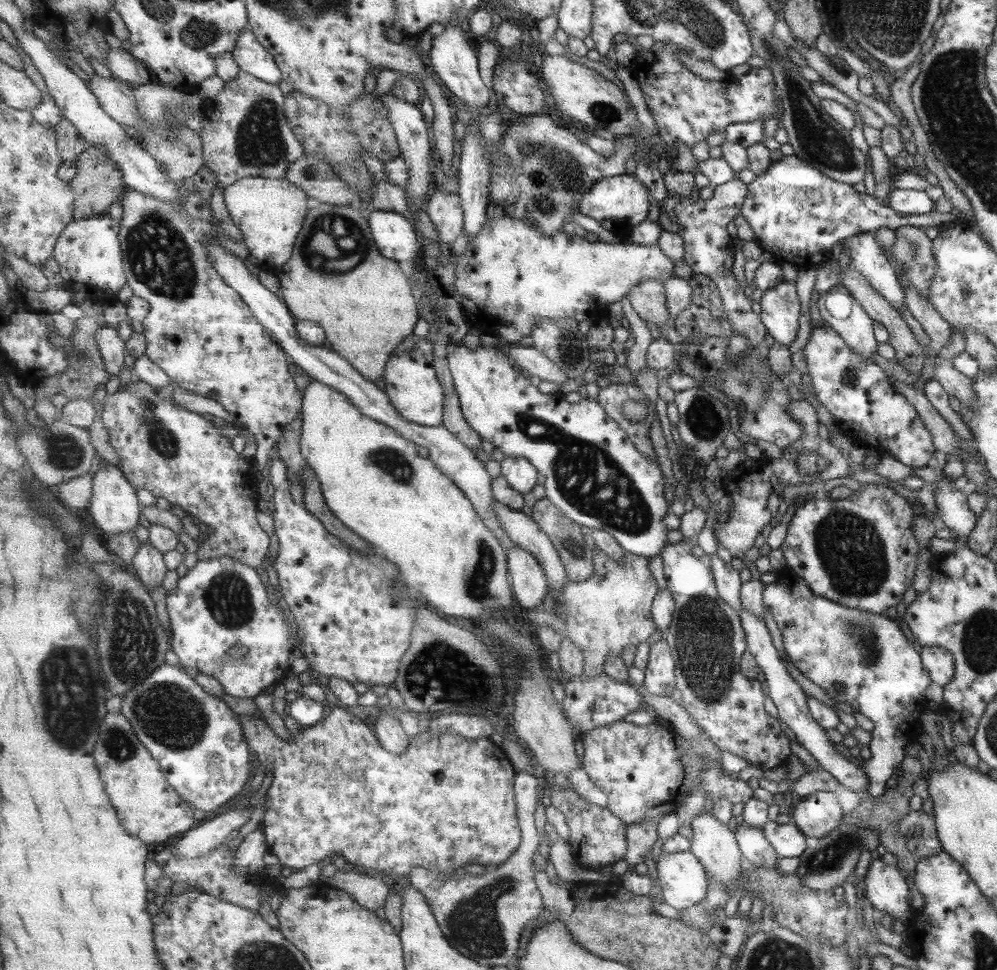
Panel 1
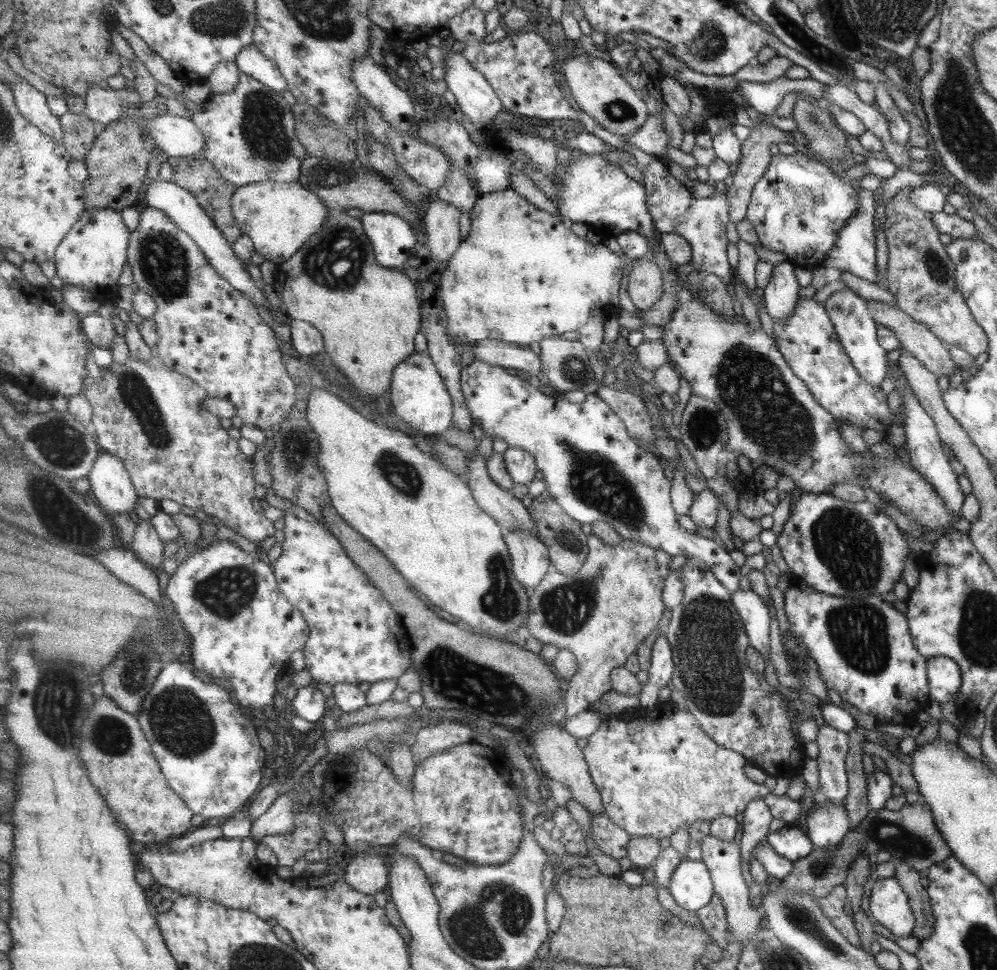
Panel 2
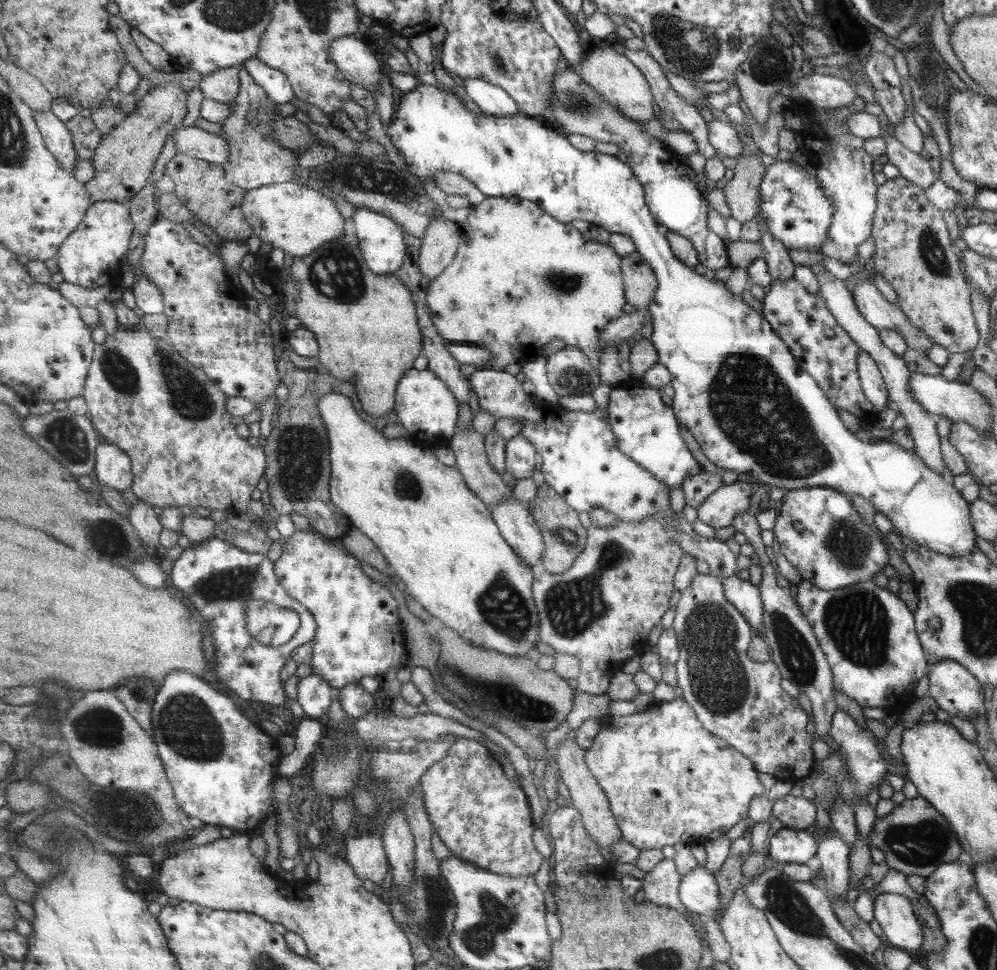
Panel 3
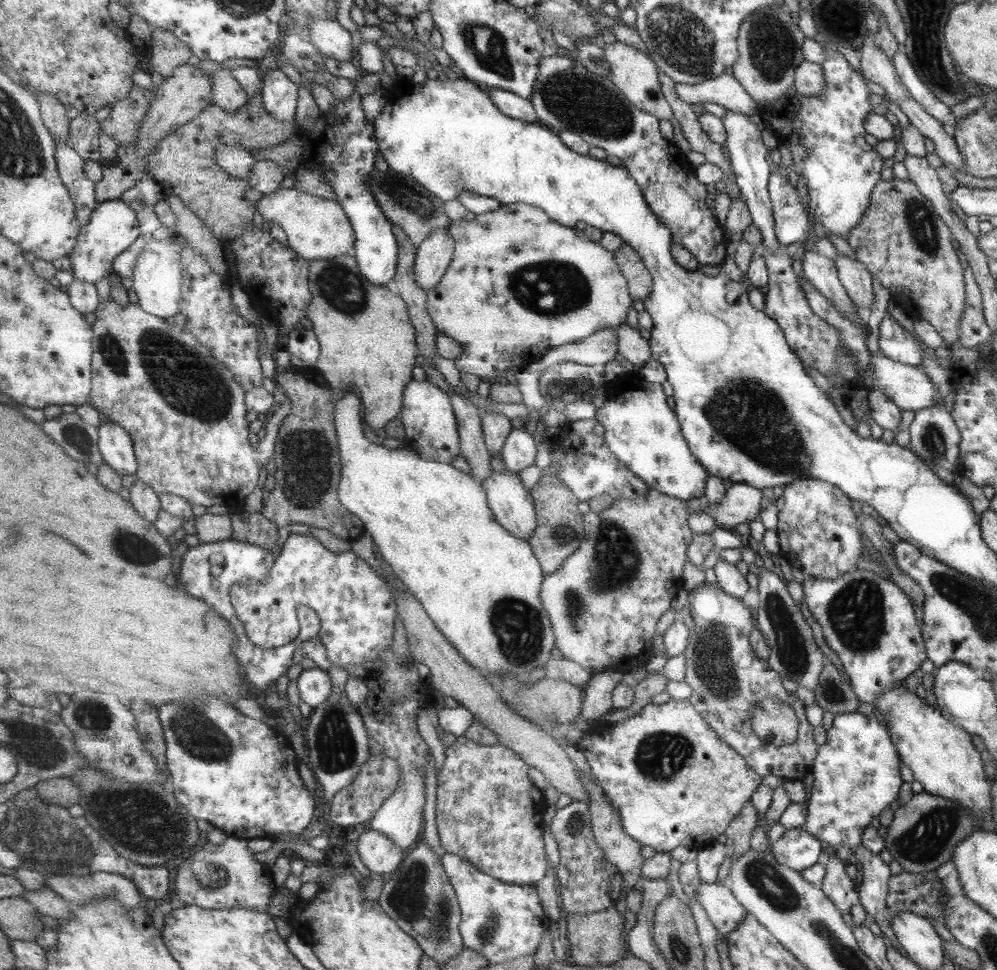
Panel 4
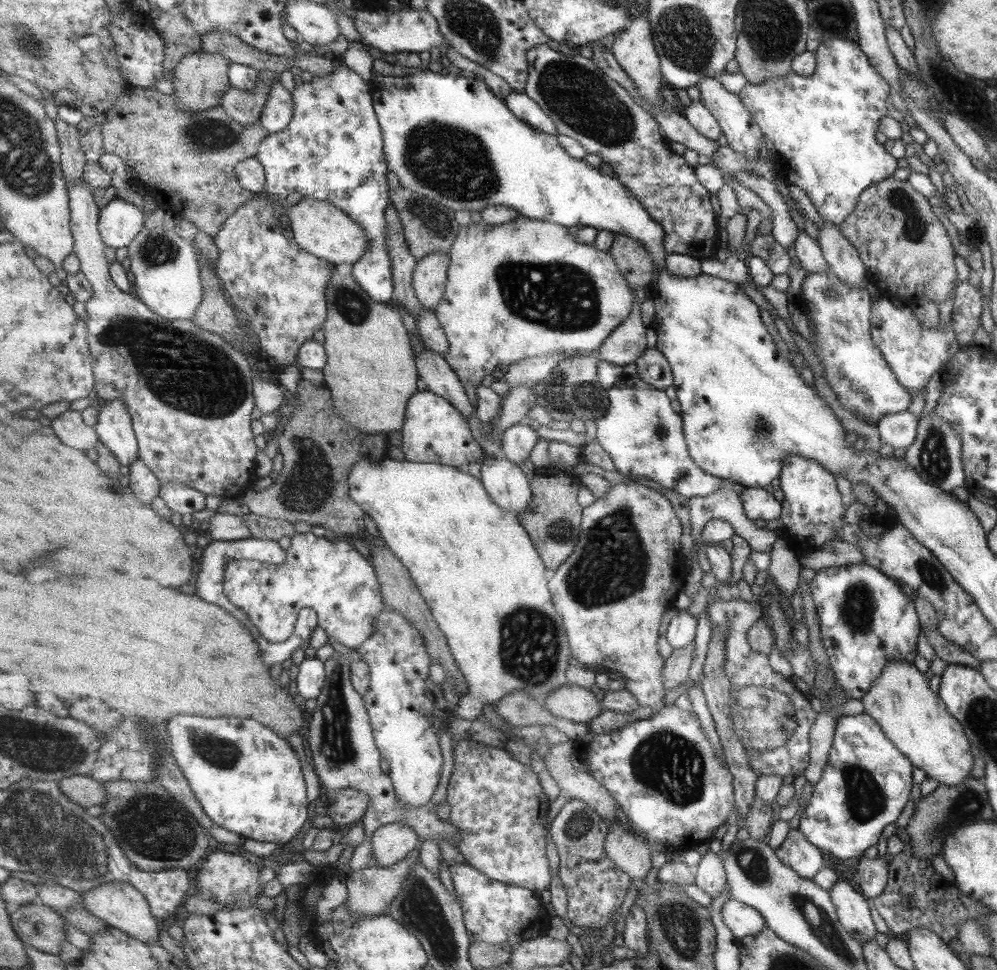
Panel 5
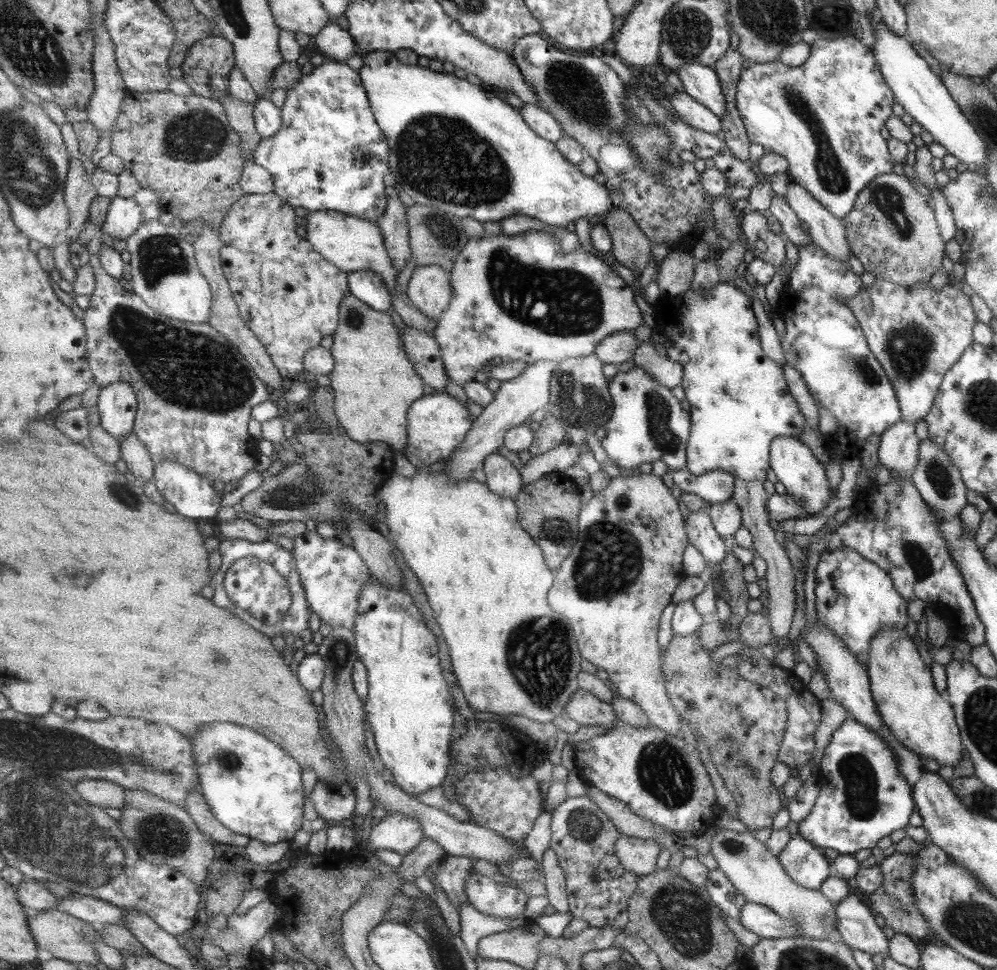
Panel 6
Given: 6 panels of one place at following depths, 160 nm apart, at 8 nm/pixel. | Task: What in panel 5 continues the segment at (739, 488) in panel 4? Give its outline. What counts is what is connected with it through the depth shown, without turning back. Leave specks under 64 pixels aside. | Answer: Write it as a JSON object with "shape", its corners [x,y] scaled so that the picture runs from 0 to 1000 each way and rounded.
{"shape":[[[747,502],[740,511],[745,523],[745,530],[754,538],[759,535],[777,536],[783,530],[783,518],[779,518],[767,504]]]}

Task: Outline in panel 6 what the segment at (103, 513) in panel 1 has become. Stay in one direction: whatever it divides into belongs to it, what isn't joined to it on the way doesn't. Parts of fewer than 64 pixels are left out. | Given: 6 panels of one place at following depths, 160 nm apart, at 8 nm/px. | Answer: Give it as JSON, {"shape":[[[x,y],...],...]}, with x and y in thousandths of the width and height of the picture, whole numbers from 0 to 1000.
{"shape":[[[116,394],[101,402],[98,412],[101,439],[121,457],[136,441],[138,410],[128,394]]]}

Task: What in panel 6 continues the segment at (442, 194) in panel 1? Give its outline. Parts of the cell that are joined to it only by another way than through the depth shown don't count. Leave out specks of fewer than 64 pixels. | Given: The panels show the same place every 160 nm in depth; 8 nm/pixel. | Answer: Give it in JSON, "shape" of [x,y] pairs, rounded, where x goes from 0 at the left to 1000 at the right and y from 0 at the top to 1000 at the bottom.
{"shape":[[[438,273],[418,274],[414,278],[408,302],[417,318],[438,332],[445,320],[449,319],[453,307],[449,280]]]}

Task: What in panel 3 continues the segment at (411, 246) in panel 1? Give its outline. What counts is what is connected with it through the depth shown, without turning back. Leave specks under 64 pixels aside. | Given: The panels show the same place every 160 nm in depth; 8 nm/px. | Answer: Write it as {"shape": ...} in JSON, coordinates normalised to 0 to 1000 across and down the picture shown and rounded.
{"shape":[[[359,214],[352,232],[357,236],[368,274],[376,282],[394,284],[405,273],[405,233],[369,214]]]}

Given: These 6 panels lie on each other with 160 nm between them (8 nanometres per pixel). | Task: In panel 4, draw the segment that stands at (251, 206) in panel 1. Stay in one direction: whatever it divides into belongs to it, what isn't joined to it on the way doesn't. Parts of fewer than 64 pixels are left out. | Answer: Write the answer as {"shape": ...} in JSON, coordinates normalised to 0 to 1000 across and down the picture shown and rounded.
{"shape":[[[295,192],[263,202],[259,219],[269,231],[278,231],[287,241],[287,247],[294,258],[311,269],[333,267],[354,258],[357,241],[342,209],[322,204],[309,198],[302,198]]]}

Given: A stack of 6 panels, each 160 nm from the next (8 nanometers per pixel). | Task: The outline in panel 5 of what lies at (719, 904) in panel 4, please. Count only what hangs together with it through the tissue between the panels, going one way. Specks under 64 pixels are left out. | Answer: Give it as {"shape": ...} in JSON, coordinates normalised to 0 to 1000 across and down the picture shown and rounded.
{"shape":[[[730,926],[724,932],[722,943],[724,952],[738,968],[757,965],[767,956],[763,942],[737,927]]]}

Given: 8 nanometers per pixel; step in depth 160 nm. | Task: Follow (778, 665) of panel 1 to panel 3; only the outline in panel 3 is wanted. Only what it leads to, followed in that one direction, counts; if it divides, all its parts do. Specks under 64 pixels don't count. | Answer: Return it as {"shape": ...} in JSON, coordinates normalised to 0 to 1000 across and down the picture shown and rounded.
{"shape":[[[739,594],[722,598],[730,620],[752,642],[754,649],[764,645],[765,626],[761,607],[751,599],[743,599]]]}

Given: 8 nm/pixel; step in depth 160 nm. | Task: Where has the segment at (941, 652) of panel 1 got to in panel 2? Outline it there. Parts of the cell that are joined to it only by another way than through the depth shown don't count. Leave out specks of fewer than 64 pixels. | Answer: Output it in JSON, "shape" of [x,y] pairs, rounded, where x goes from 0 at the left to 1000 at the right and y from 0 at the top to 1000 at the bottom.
{"shape":[[[937,676],[932,677],[931,680],[931,716],[934,721],[938,722],[942,726],[946,724],[952,724],[952,722],[958,724],[959,715],[962,714],[964,703],[963,688],[961,684],[956,682],[955,678]]]}

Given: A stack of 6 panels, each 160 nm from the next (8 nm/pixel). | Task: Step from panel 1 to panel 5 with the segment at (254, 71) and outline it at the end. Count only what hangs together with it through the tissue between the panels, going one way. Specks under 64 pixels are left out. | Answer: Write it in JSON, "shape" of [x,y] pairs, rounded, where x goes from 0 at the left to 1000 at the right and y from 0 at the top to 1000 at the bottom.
{"shape":[[[282,82],[276,85],[270,104],[263,115],[263,129],[272,137],[285,135],[294,124],[296,115],[294,96],[290,95]]]}

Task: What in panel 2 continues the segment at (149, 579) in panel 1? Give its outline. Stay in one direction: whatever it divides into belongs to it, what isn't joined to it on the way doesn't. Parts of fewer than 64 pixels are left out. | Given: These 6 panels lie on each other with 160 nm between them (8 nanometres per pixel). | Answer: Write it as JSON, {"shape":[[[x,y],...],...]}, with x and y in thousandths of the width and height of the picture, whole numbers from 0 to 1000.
{"shape":[[[152,536],[139,537],[135,560],[131,566],[145,582],[161,589],[161,581],[166,574],[166,563],[157,549],[157,544],[153,543]]]}

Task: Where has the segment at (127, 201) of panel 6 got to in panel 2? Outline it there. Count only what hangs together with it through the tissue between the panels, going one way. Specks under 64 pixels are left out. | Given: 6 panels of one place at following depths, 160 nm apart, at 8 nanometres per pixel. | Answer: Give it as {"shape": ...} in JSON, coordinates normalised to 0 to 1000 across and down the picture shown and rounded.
{"shape":[[[97,214],[86,216],[80,228],[67,240],[57,255],[53,268],[57,276],[57,285],[63,293],[73,293],[90,299],[93,309],[103,313],[116,315],[119,299],[119,287],[128,272],[128,256],[131,238],[125,231],[116,214]]]}

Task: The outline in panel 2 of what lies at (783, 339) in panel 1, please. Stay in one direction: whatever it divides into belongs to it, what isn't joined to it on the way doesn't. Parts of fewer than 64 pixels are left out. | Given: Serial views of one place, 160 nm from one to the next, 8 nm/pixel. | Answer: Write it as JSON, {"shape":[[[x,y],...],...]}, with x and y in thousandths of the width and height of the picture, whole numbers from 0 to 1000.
{"shape":[[[789,268],[775,273],[772,290],[764,297],[763,307],[774,332],[786,334],[799,314],[802,295],[795,277]]]}

